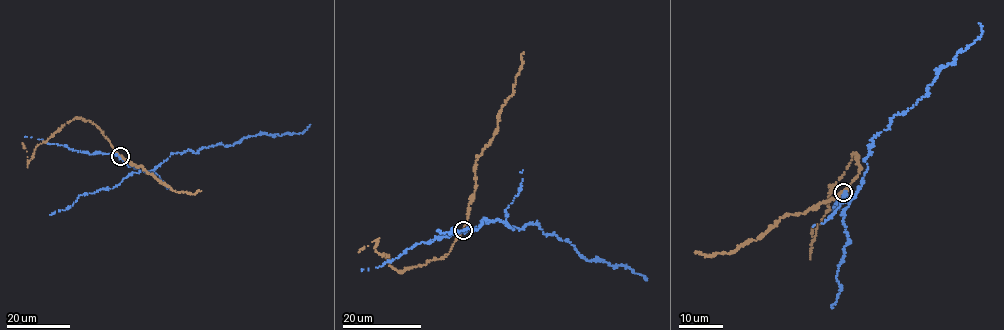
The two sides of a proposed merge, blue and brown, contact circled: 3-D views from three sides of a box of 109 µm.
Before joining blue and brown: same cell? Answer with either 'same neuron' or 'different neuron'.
different neuron

